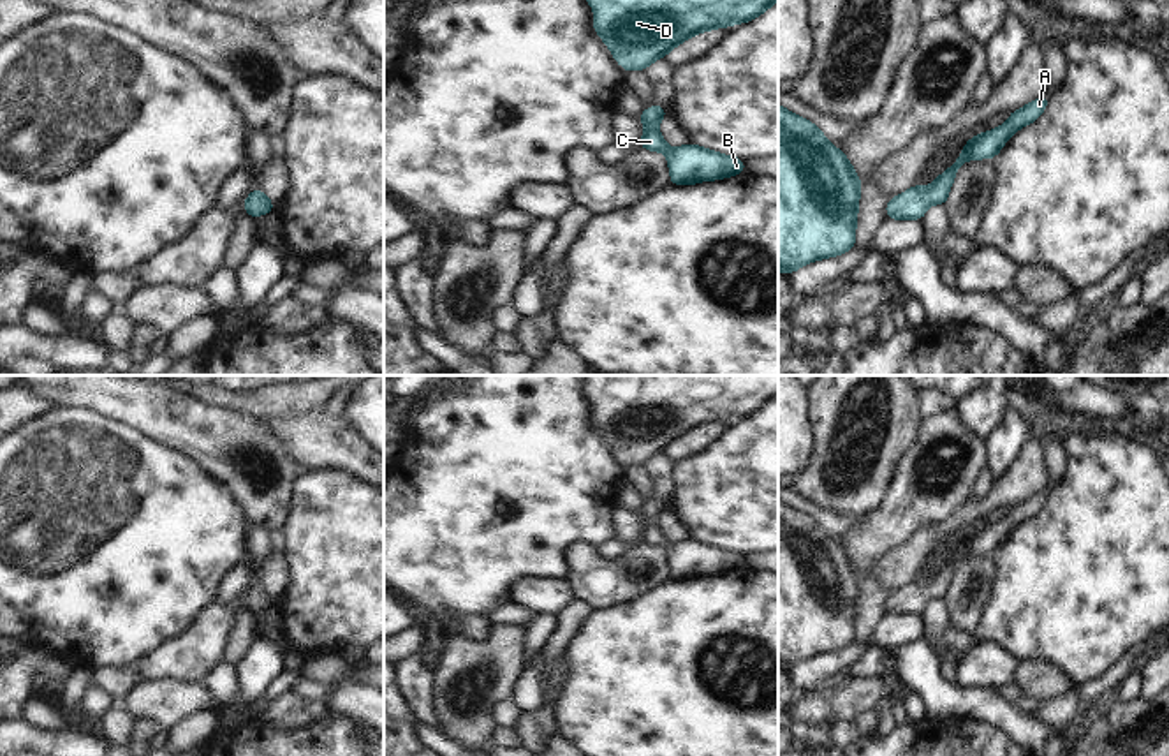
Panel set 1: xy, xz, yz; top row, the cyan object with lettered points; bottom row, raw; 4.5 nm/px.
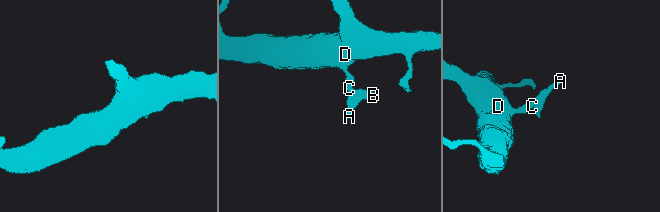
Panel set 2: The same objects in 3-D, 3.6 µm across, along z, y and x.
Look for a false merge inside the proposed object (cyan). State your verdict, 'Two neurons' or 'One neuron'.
One neuron.

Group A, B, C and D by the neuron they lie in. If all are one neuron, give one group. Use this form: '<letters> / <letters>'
A B C D

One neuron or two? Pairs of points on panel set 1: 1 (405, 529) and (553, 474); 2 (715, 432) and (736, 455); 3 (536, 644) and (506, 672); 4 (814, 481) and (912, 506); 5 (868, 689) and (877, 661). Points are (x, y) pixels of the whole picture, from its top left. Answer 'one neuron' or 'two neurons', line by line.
1: one neuron
2: two neurons
3: two neurons
4: two neurons
5: two neurons

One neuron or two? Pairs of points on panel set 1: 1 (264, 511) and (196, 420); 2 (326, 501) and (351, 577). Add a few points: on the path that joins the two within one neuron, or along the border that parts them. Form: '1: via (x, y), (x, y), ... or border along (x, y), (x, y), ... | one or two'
1: via (249, 489), (224, 459), (224, 448), (219, 443) | one
2: via (338, 520), (342, 533), (351, 543), (351, 557) | one

